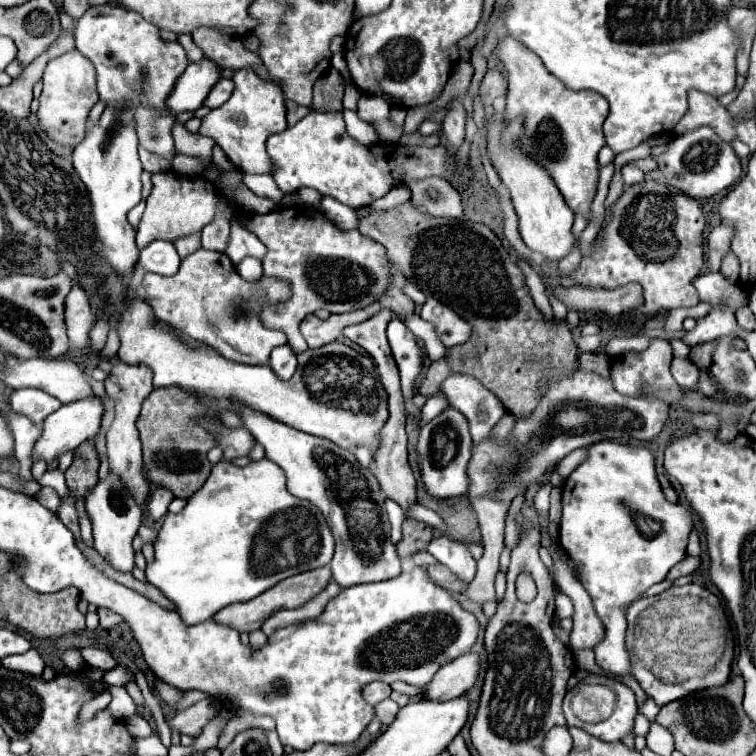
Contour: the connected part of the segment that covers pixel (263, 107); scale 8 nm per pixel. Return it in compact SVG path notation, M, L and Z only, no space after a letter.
M253 67L239 69L233 77L235 91L227 103L223 103L219 109L213 109L207 117L203 117L203 125L199 129L201 135L207 135L215 139L215 143L225 151L225 155L233 161L233 165L241 173L273 173L273 161L269 161L269 155L265 151L265 141L273 133L281 133L287 129L287 109L285 109L285 97L281 85L273 81L261 79Z

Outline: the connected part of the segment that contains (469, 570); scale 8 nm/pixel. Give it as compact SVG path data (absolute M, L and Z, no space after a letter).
M443 537L441 541L431 541L427 545L427 551L443 565L447 565L459 579L473 581L475 577L475 559L469 553L467 545L449 537Z

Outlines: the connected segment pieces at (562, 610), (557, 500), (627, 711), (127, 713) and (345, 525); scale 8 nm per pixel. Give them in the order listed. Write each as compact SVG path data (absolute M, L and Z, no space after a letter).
M557 593L555 597L555 615L557 617L571 617L573 615L573 603L565 593Z
M553 487L553 491L551 491L549 517L551 517L551 521L559 527L561 521L561 489L557 489L557 487Z
M591 674L591 677L603 677L603 683L609 685L609 687L615 691L615 695L617 695L617 709L615 709L615 713L613 713L609 719L601 721L599 725L583 723L583 721L579 721L579 719L573 715L571 705L569 705L569 695L567 695L567 699L565 699L565 703L563 703L565 719L567 719L569 725L581 727L581 729L585 729L587 733L591 733L591 735L595 735L595 737L599 737L599 739L603 739L603 741L623 741L625 735L633 733L633 723L635 723L635 715L637 715L635 693L633 693L627 685L623 685L623 683L619 683L619 681L595 674Z
M105 685L105 689L113 695L113 701L109 703L109 711L113 713L115 719L129 719L137 713L137 707L133 703L133 699L129 697L129 693L125 691L125 687L115 687L115 685Z
M235 401L231 403L237 409L243 427L263 445L265 457L283 469L287 489L295 497L315 503L325 515L335 537L335 555L331 561L333 579L341 587L349 587L397 577L401 573L401 563L397 549L389 539L389 521L383 505L385 495L377 485L375 475L359 465L351 451L337 447L329 439L297 431L265 413L241 407Z

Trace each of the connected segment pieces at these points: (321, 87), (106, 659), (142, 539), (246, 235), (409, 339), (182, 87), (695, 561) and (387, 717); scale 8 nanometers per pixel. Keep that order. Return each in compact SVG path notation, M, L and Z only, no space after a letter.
M331 67L313 87L313 111L343 111L343 77Z
M87 647L87 649L83 649L83 659L87 661L87 665L101 667L105 671L117 667L117 659L107 649L99 649L99 647Z
M141 525L141 527L139 527L139 533L137 533L135 541L133 541L133 547L135 547L137 551L141 551L141 547L143 547L145 543L155 543L155 539L157 539L157 529L153 529L151 525Z
M231 223L231 237L225 253L233 261L233 265L239 265L239 261L247 255L263 259L267 249L255 235L251 235L247 227L241 227L241 223Z
M393 317L389 327L387 327L387 337L389 345L393 351L393 357L397 361L397 367L401 371L401 387L405 395L405 407L409 415L415 419L421 419L421 409L413 405L413 395L415 395L415 385L417 379L423 371L423 351L417 345L415 335L405 327L405 323L399 317Z
M207 57L197 63L191 63L177 79L175 89L167 99L169 111L173 115L179 115L183 111L197 111L203 105L205 95L213 89L213 83L221 79L221 71L223 67Z
M687 555L679 565L675 565L675 567L669 571L667 579L679 579L679 577L683 577L683 575L691 575L691 573L699 567L699 563L701 563L699 557L689 557L689 555Z
M385 699L385 701L381 701L379 705L375 705L375 715L377 715L377 719L379 719L383 725L393 723L397 711L399 711L399 705L397 705L395 701L391 701L391 699Z

